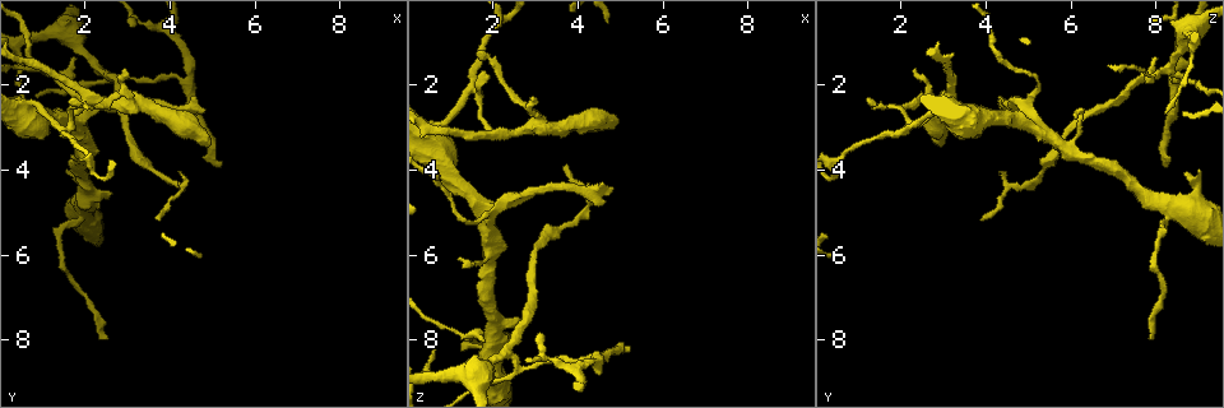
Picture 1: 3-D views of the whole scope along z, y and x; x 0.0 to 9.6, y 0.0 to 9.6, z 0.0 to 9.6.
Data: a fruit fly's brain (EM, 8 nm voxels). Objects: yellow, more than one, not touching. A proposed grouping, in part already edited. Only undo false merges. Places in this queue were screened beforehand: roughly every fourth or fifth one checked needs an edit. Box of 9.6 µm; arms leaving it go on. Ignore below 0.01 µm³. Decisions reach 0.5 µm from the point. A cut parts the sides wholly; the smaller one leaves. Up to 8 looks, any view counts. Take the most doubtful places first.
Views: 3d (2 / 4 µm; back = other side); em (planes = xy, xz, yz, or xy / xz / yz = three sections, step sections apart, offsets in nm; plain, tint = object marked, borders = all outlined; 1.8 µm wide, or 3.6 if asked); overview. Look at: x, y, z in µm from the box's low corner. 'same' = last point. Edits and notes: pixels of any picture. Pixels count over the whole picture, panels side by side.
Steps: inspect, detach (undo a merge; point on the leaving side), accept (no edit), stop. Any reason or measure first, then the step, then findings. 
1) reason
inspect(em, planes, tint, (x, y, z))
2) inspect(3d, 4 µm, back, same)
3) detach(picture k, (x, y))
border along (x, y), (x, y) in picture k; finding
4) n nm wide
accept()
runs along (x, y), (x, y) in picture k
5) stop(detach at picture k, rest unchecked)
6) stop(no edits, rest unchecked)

two arms in line, one across
inspect(em, 3.6 µm, planes, tint, (1.50, 3.05, 2.10))

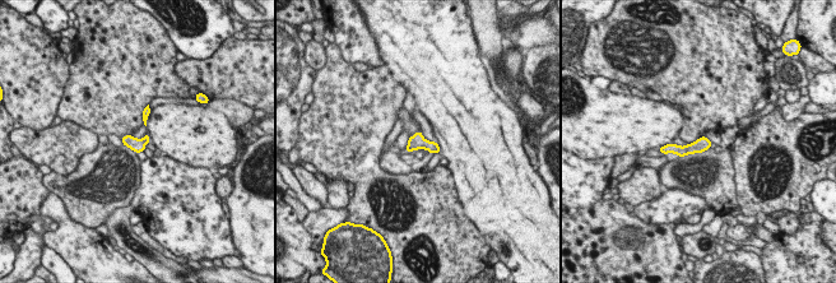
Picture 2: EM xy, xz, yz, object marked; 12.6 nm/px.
accept()
runs along (707, 144), (688, 149), (668, 149) in picture 2; one neuron here

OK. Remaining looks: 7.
branch point
inspect(3d, 2 µm, (4.35, 1.95, 8.45))

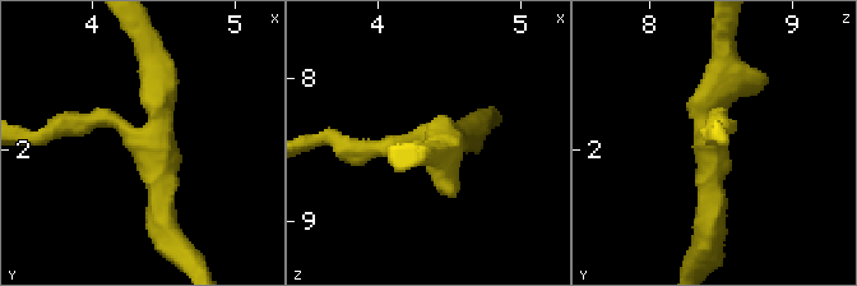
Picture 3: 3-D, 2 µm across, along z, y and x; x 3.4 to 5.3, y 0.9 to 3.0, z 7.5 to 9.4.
inspect(em, planes, tint, (4.40, 1.90, 8.42))

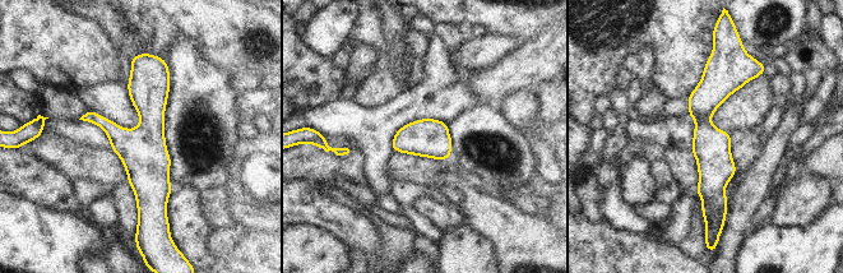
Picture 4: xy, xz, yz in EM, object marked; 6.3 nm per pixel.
240 nm wide
accept()
one neuron here

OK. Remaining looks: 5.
sharp bend
inspect(3d, 2 µm, (1.70, 2.85, 4.95))

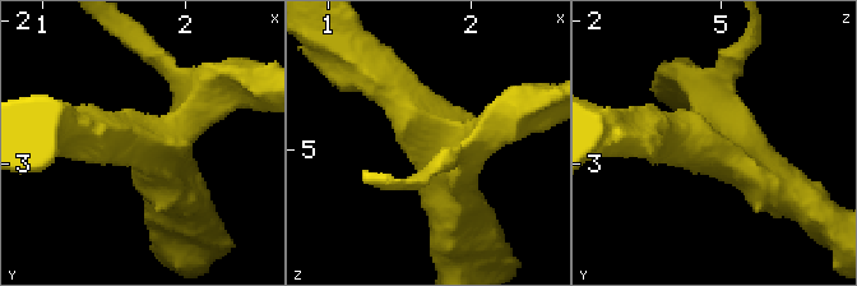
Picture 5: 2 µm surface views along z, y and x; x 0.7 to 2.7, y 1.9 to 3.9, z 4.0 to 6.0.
need the tissue
inspect(em, planes, borders, (1.76, 2.92, 4.98))

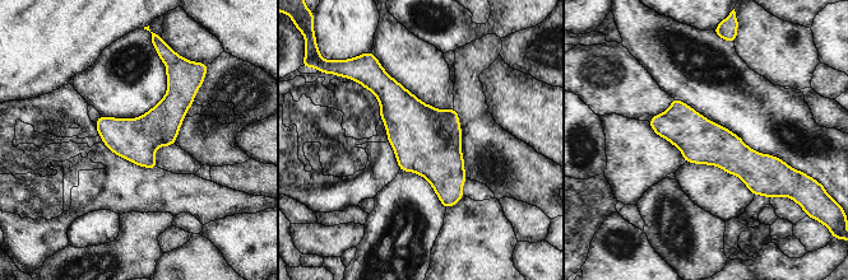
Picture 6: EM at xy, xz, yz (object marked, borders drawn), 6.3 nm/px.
accept()
runs along (652, 121), (751, 167), (778, 167) in picture 6; all the same neuron

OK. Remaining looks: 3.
two arms in line, one across
inspect(em, planes, tint, (3.05, 2.45, 2.90))

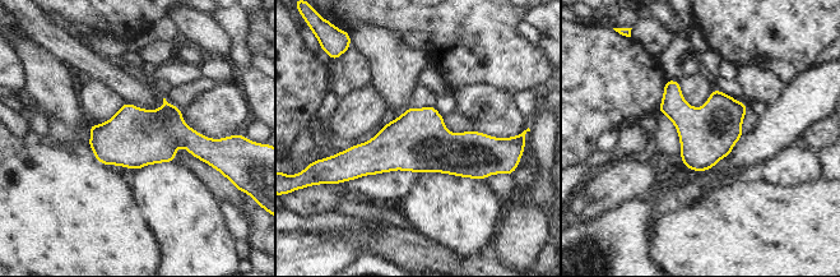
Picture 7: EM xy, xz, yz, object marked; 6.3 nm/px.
accept()
continuous, no second neuron

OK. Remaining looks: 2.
stop(no edits, rest unchecked)

